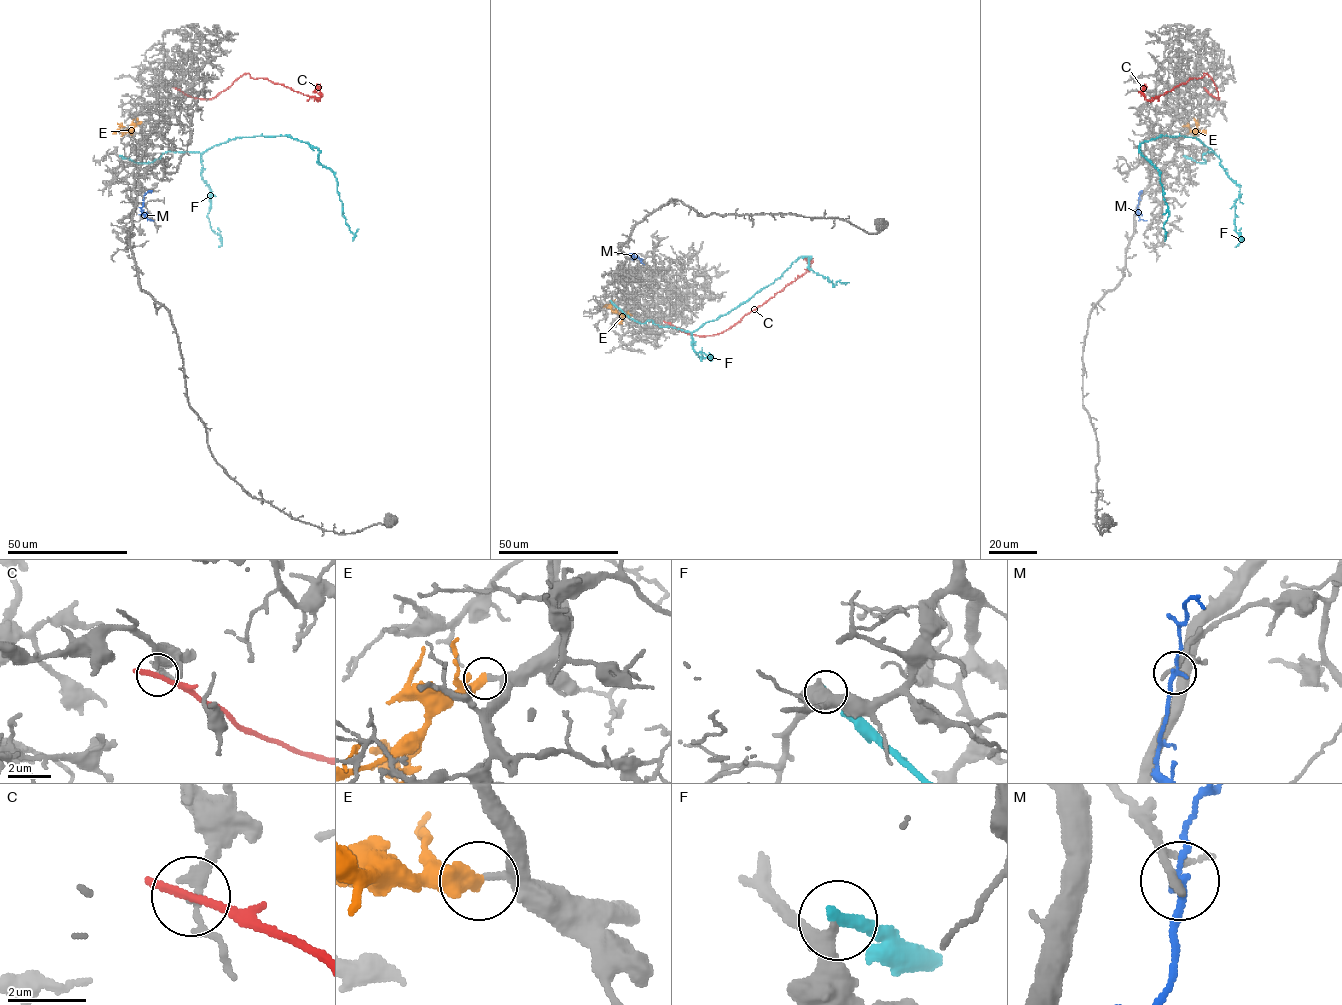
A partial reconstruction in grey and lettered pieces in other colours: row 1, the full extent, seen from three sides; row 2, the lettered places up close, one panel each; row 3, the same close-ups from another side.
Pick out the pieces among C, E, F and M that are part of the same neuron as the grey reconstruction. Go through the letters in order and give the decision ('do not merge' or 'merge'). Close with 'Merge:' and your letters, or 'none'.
C: do not merge
E: merge
F: do not merge
M: do not merge
Merge: E

